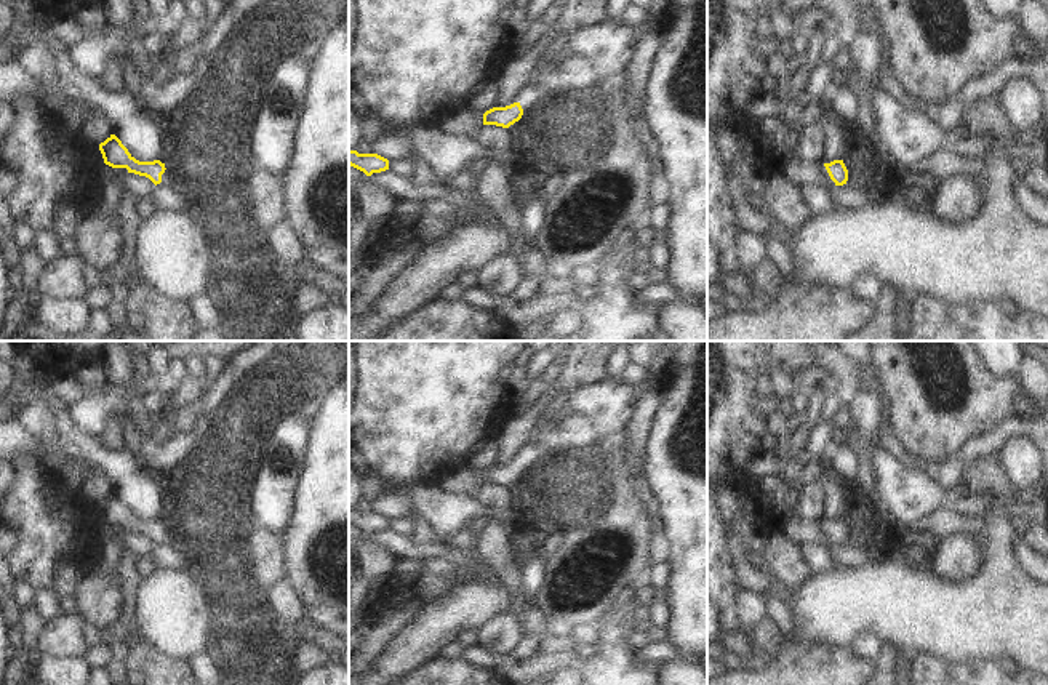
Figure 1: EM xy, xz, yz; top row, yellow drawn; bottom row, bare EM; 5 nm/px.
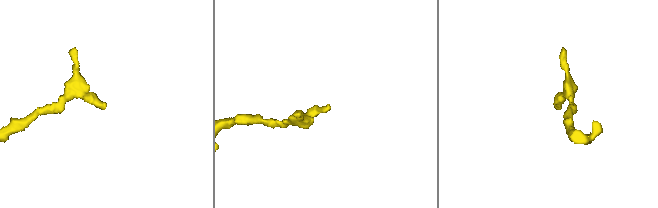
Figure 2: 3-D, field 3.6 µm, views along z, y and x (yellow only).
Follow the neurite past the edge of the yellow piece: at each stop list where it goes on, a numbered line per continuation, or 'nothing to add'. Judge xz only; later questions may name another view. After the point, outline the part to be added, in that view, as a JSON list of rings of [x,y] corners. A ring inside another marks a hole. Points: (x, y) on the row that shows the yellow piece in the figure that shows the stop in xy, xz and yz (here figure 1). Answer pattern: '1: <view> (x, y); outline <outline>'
1: xz (530, 95); outline [[[530,83],[523,88],[522,94],[520,94],[520,106],[523,109],[523,114],[534,104],[538,102],[541,98],[547,98],[546,94],[542,94],[538,88],[531,86]]]

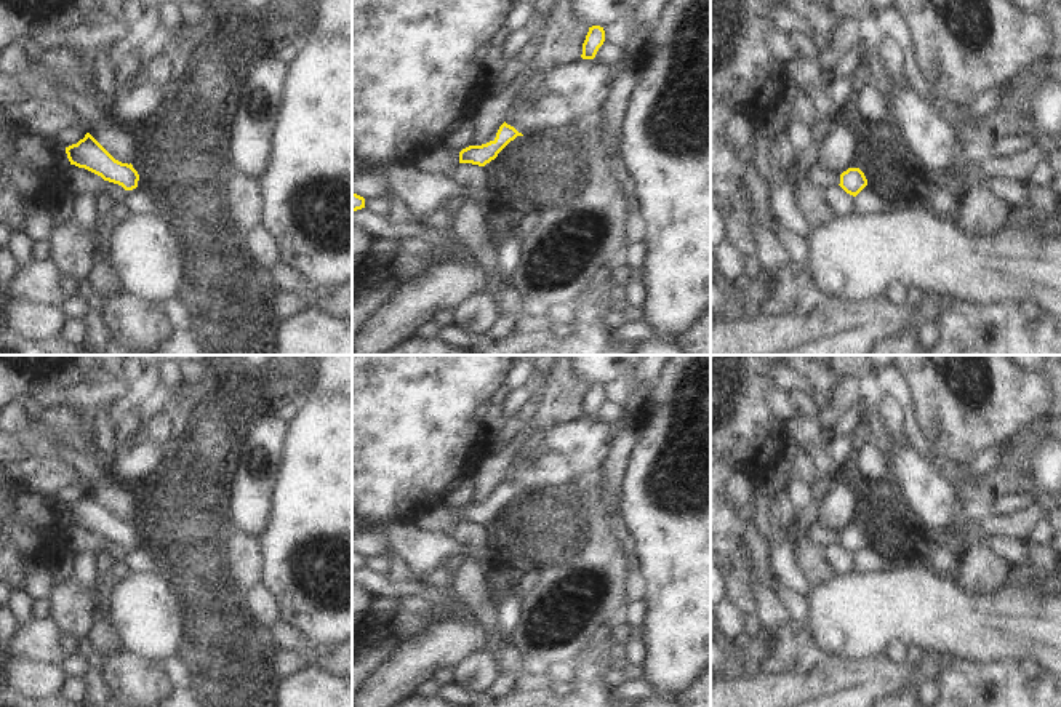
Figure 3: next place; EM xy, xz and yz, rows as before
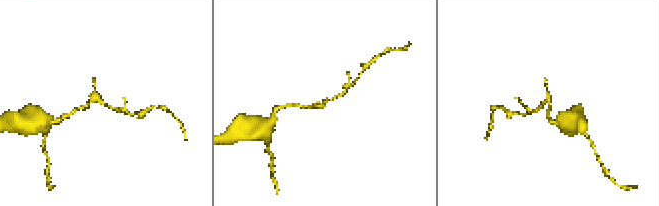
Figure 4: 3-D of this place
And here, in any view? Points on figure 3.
nothing to add

